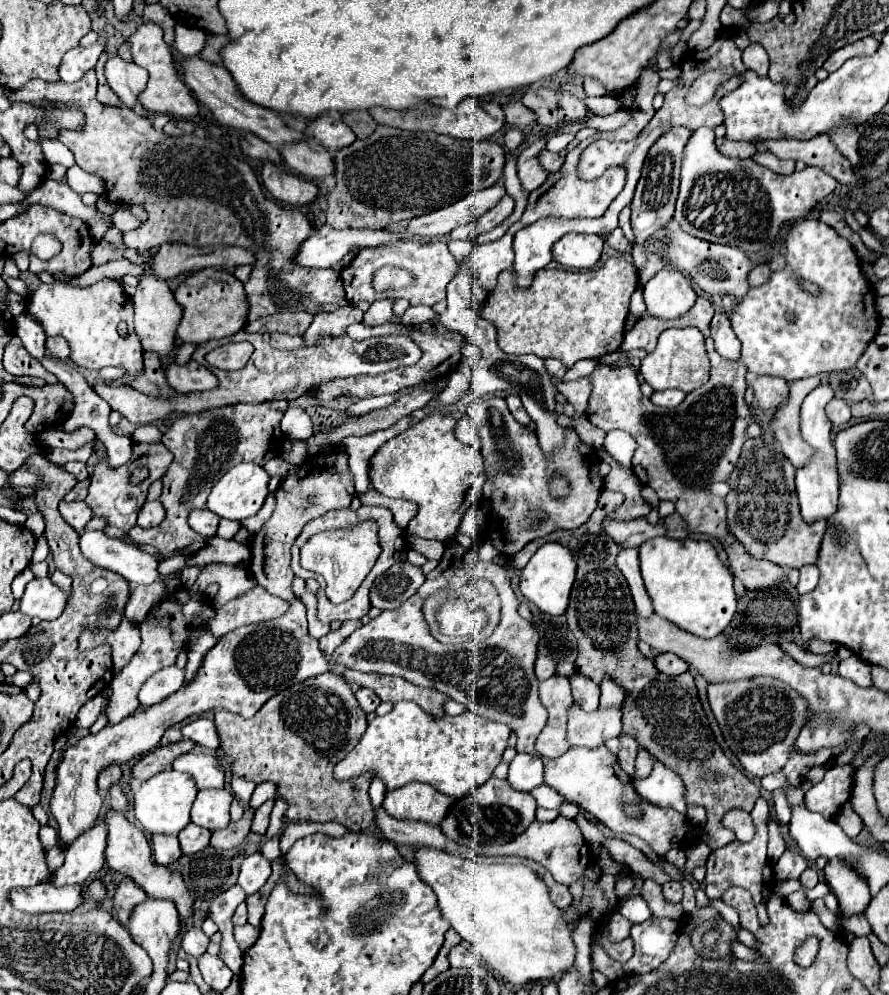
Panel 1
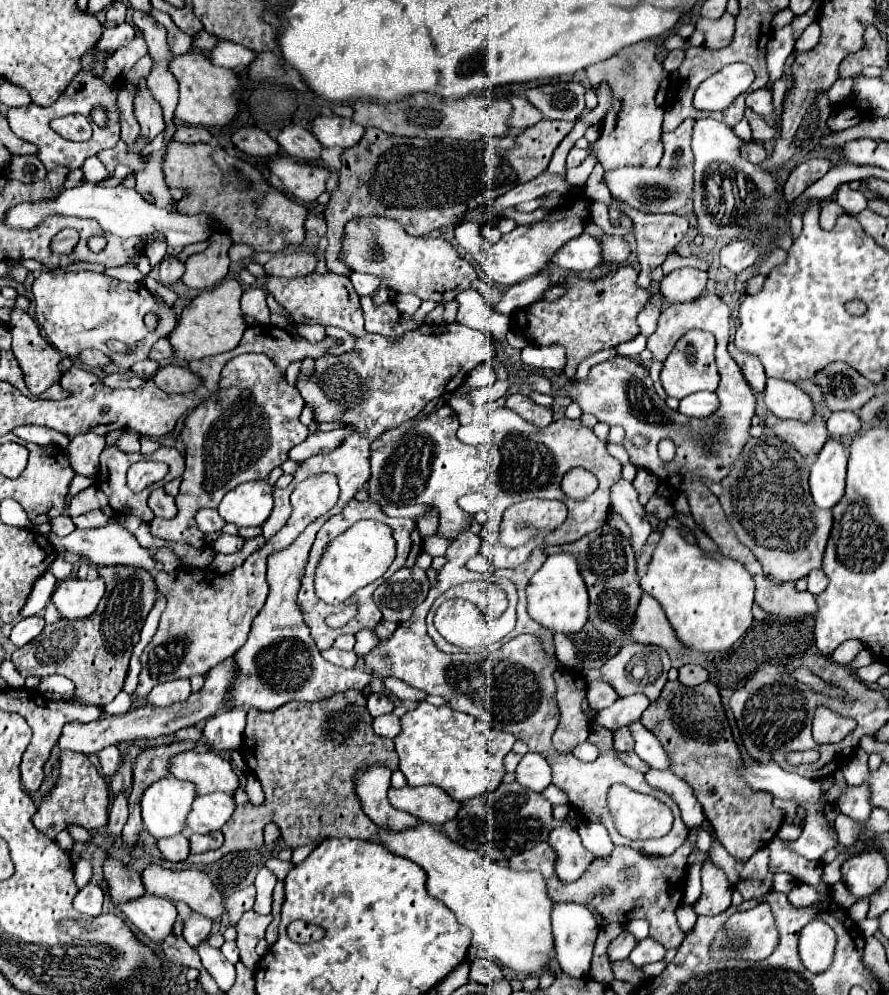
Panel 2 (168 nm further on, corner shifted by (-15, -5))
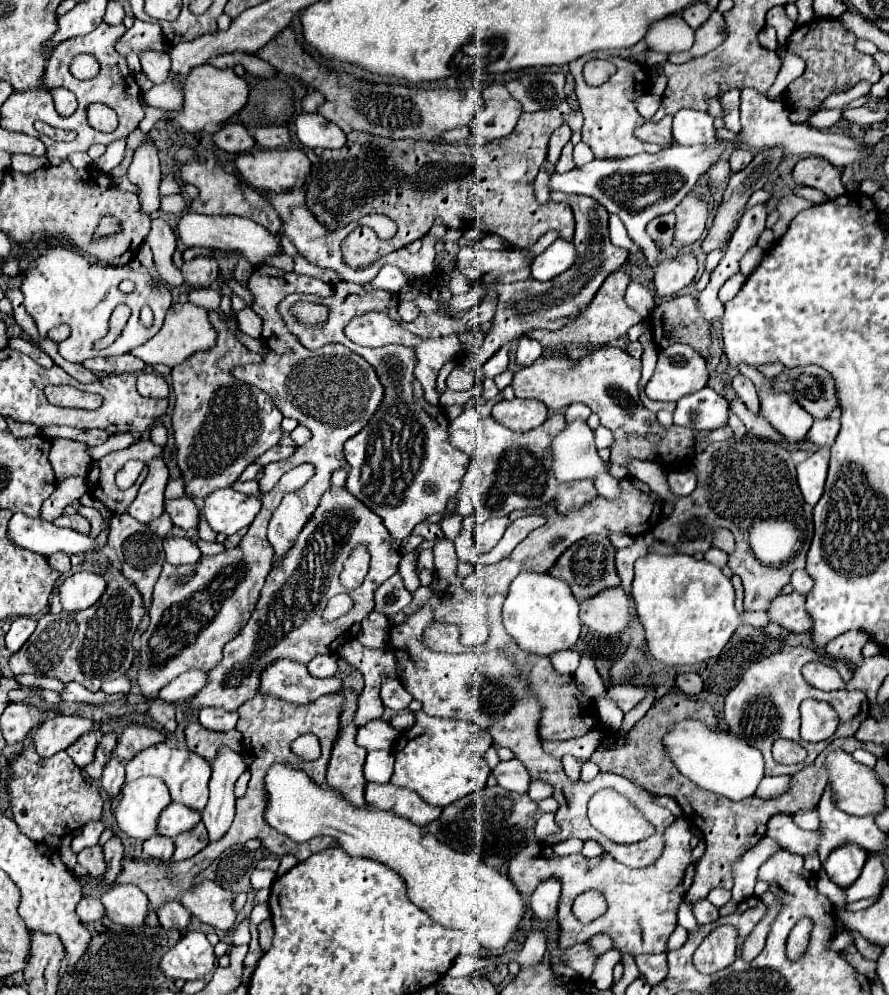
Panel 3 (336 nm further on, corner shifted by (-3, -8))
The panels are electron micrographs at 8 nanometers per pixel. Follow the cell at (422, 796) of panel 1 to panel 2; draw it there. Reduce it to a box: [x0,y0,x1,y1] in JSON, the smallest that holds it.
[389,785,459,827]

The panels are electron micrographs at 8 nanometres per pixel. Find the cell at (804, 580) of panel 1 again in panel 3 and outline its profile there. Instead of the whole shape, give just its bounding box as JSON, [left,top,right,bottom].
[791,570,813,596]

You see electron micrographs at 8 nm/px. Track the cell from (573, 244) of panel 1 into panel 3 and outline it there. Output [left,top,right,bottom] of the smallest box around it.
[531,240,577,280]

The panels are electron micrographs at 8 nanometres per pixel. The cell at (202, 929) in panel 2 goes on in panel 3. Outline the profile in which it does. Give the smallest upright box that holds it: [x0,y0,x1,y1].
[157,902,191,932]

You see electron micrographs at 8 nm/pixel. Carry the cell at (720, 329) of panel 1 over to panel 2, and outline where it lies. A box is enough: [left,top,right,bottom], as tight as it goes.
[729,343,767,393]

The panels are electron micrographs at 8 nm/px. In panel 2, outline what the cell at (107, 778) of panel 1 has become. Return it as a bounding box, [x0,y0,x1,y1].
[97,745,121,777]

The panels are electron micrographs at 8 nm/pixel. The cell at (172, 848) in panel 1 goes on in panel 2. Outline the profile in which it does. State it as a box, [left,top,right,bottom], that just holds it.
[157,833,189,861]

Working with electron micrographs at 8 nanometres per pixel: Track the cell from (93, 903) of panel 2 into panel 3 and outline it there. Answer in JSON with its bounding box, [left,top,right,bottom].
[75,896,105,924]

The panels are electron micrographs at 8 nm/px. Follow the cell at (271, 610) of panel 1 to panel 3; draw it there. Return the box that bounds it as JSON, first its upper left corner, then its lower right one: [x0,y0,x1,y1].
[137,464,315,698]

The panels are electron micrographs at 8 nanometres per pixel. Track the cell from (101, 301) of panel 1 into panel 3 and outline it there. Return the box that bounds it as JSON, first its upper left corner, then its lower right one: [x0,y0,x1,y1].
[21,248,171,362]

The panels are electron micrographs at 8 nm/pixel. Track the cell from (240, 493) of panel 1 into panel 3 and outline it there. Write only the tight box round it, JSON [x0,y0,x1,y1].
[203,488,261,536]

